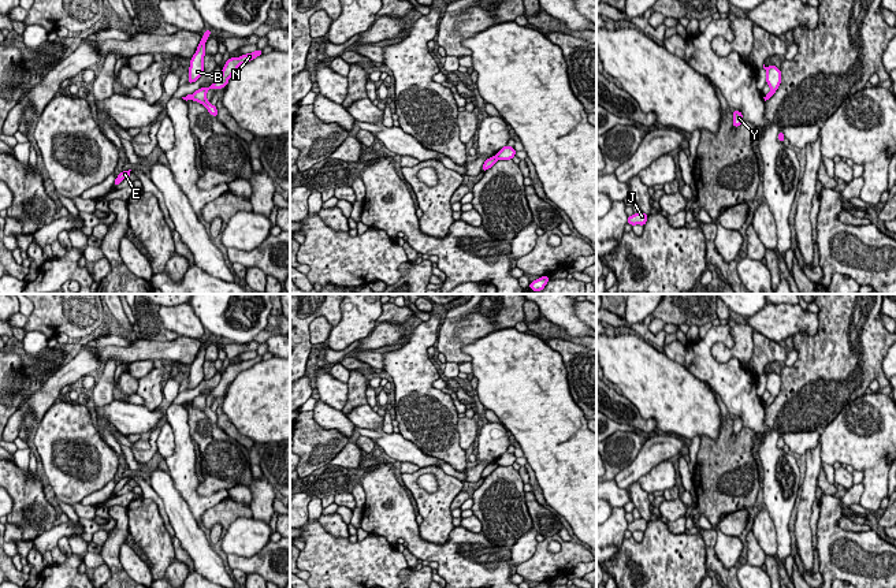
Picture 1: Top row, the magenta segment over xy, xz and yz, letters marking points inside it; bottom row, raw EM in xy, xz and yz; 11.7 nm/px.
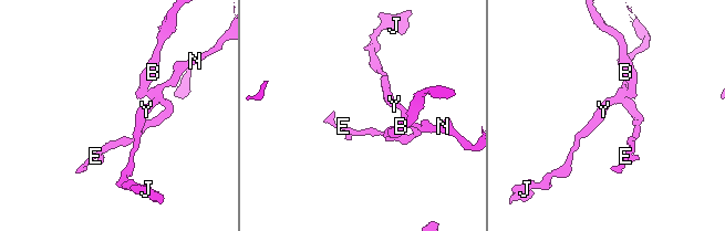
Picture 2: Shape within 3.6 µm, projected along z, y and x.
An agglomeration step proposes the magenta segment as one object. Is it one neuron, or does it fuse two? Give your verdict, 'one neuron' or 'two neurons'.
two neurons

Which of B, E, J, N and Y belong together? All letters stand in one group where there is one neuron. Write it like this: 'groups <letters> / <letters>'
groups B / E J N Y

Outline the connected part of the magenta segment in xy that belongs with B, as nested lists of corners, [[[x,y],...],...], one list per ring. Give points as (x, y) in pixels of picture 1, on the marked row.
[[[207,29],[207,31],[202,34],[202,38],[197,46],[196,53],[190,59],[187,83],[196,82],[204,74],[205,42],[207,42],[208,37],[211,36],[211,33],[212,31],[209,29]]]

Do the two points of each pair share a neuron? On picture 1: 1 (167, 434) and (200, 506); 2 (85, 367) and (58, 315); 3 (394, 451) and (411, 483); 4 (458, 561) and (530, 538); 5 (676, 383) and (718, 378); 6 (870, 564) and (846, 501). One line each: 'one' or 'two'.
1: two
2: two
3: two
4: two
5: two
6: two

